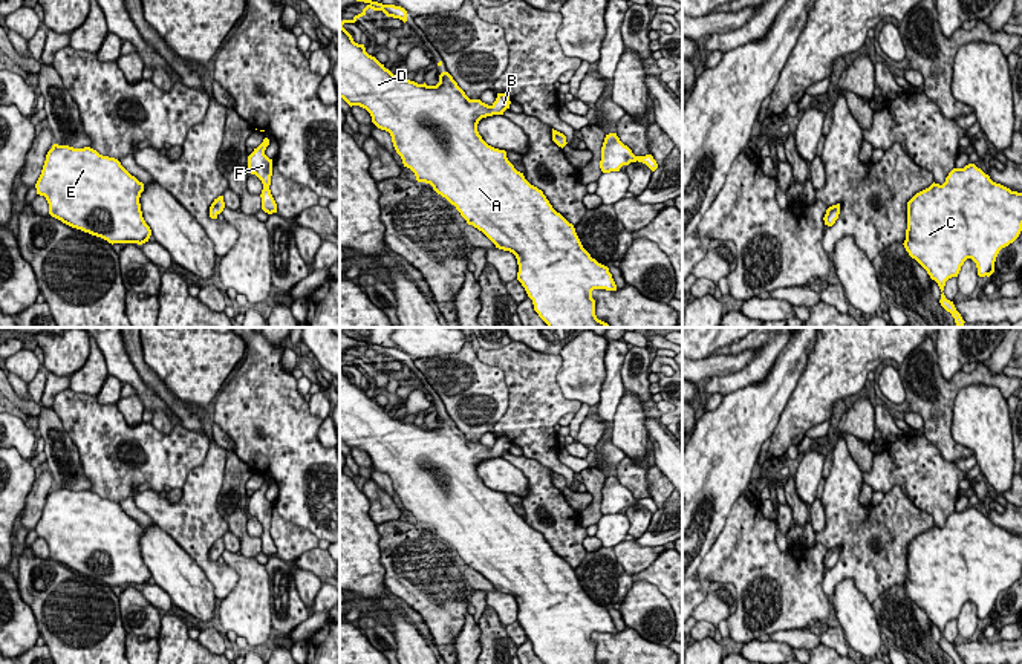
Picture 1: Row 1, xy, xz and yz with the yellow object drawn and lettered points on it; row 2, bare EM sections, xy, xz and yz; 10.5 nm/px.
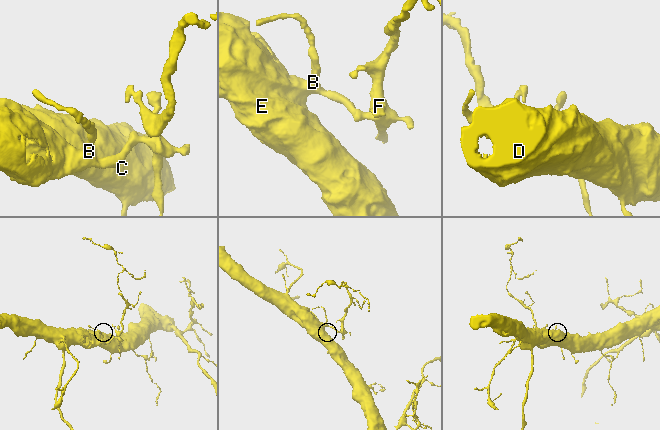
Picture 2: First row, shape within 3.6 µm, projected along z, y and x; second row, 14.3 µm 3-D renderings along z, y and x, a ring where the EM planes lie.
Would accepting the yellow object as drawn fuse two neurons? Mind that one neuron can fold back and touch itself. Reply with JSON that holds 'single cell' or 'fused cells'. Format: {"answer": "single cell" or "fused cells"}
{"answer": "single cell"}

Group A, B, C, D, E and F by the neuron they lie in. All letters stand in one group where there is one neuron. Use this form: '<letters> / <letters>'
A B C D E F

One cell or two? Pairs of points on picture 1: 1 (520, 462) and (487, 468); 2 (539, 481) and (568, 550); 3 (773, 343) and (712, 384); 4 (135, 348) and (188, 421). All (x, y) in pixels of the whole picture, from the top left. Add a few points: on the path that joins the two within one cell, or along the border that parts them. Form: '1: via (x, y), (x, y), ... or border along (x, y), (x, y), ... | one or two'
1: border along (504, 456), (527, 479), (528, 493), (524, 498) | two
2: via (543, 498), (545, 505), (565, 533) | one
3: via (765, 363), (764, 374), (759, 378), (732, 383) | one
4: via (141, 366), (175, 403) | one

